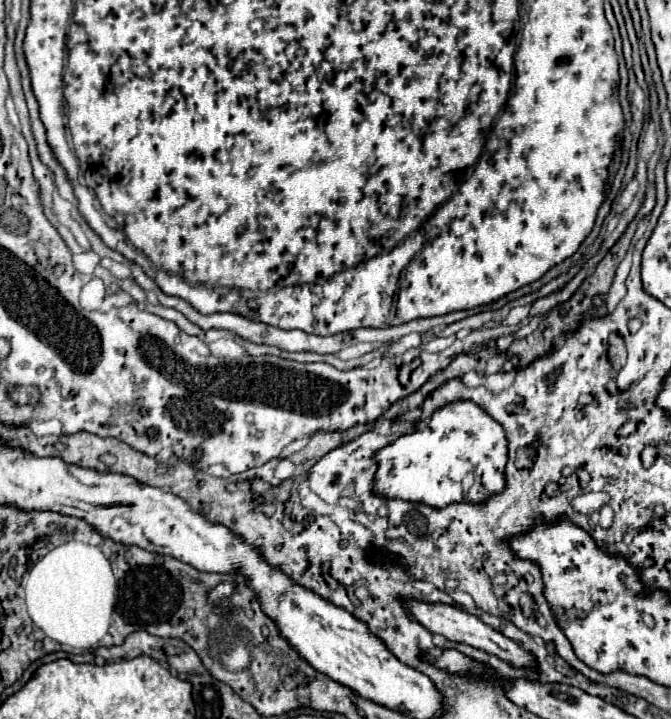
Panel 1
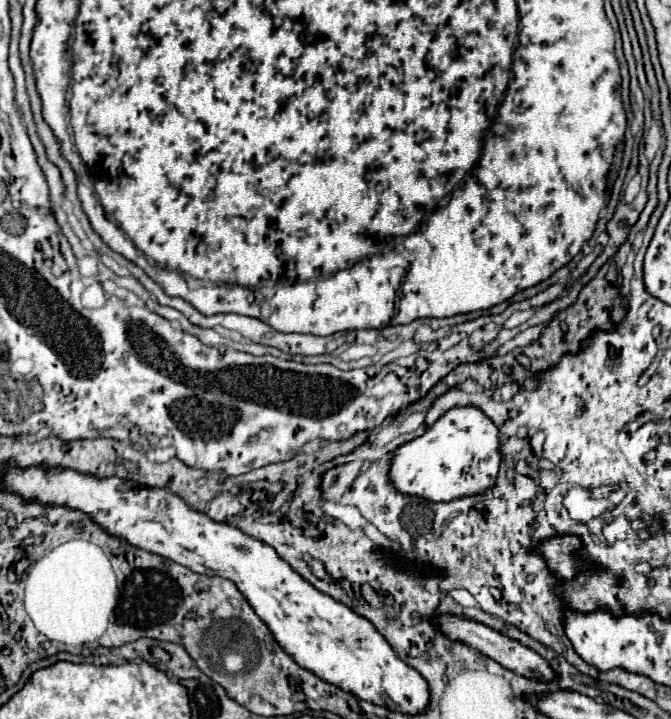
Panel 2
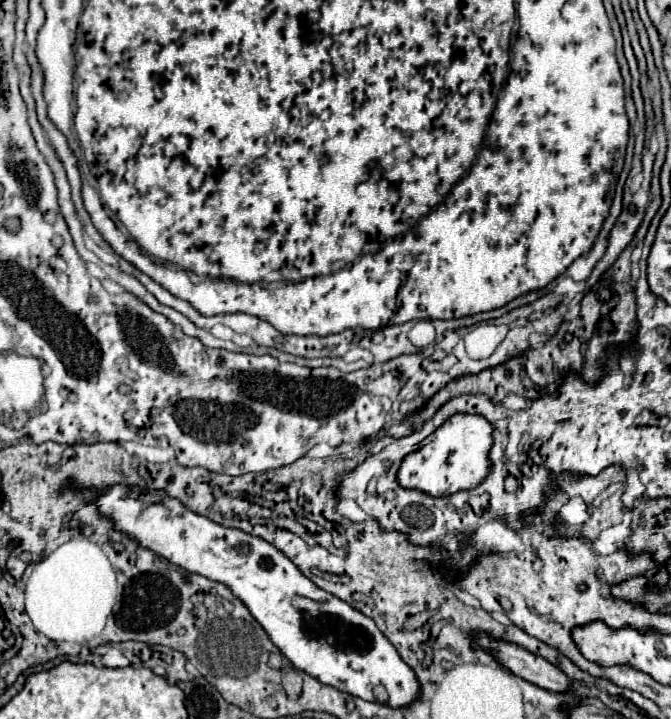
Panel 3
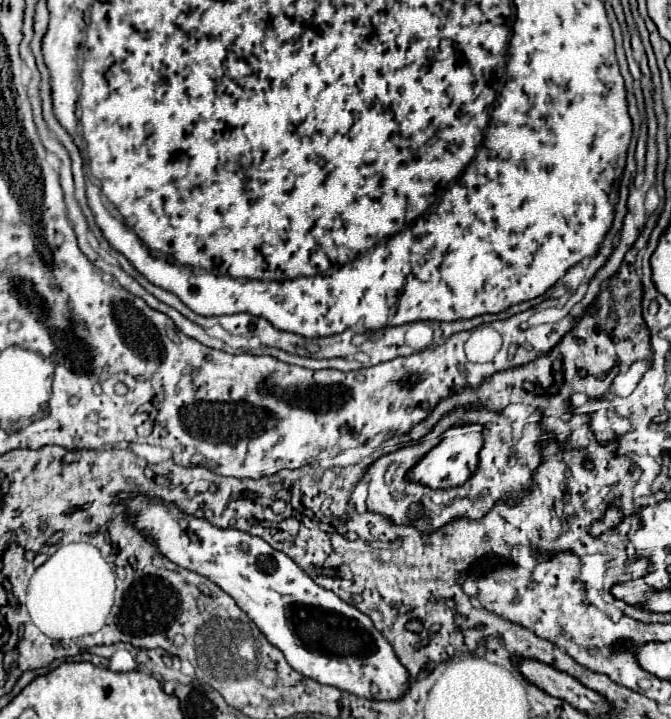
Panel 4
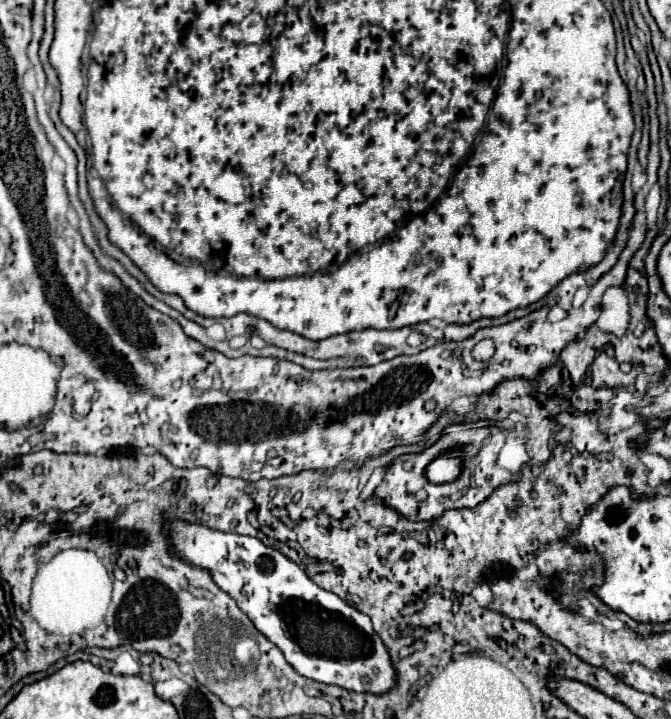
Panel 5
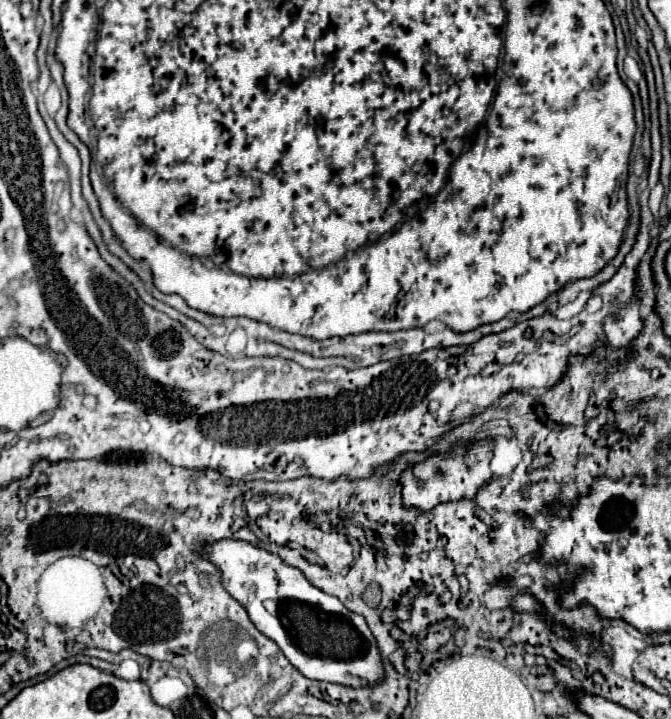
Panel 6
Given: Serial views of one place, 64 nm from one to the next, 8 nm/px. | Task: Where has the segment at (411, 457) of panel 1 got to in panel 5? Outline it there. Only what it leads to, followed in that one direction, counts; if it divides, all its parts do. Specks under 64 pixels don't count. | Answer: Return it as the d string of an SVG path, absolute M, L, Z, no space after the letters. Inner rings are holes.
M452 452L452 454L440 456L432 464L428 464L428 468L426 468L428 480L432 480L434 484L444 484L444 482L460 476L460 464L462 462L458 456L460 456L460 452Z

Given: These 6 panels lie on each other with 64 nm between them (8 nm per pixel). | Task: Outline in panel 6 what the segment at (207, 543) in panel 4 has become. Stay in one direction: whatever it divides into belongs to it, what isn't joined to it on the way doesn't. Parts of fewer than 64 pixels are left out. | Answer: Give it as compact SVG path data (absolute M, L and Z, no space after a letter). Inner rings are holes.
M242 540L206 544L204 556L222 570L224 588L246 608L254 626L272 638L306 678L354 688L374 686L382 680L382 660L366 620L350 612L338 598L314 588L300 570ZM270 604L272 608L268 608Z

